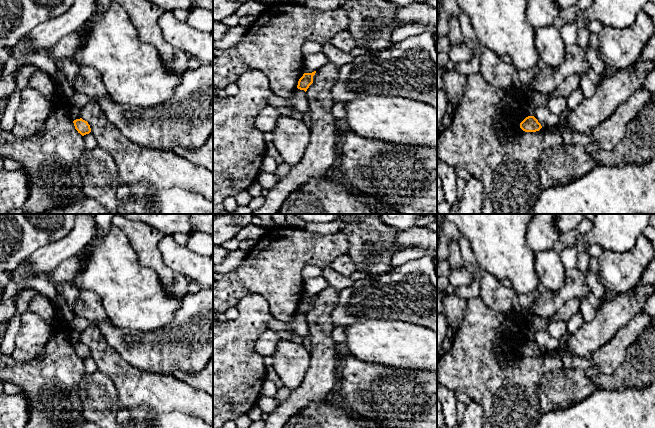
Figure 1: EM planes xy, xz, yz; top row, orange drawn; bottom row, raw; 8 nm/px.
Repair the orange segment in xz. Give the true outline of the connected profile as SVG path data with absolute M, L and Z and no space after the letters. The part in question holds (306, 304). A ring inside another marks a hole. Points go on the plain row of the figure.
M316 295L312 297L304 297L298 305L297 312L306 316L309 310L313 307L313 300L315 297Z

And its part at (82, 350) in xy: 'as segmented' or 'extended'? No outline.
as segmented

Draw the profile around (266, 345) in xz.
M267 329L256 340L254 352L262 356L272 356L277 349L280 337L276 331Z

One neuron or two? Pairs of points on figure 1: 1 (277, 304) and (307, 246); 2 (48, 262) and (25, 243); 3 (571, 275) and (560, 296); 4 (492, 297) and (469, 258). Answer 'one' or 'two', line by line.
1: one
2: two
3: one
4: one

